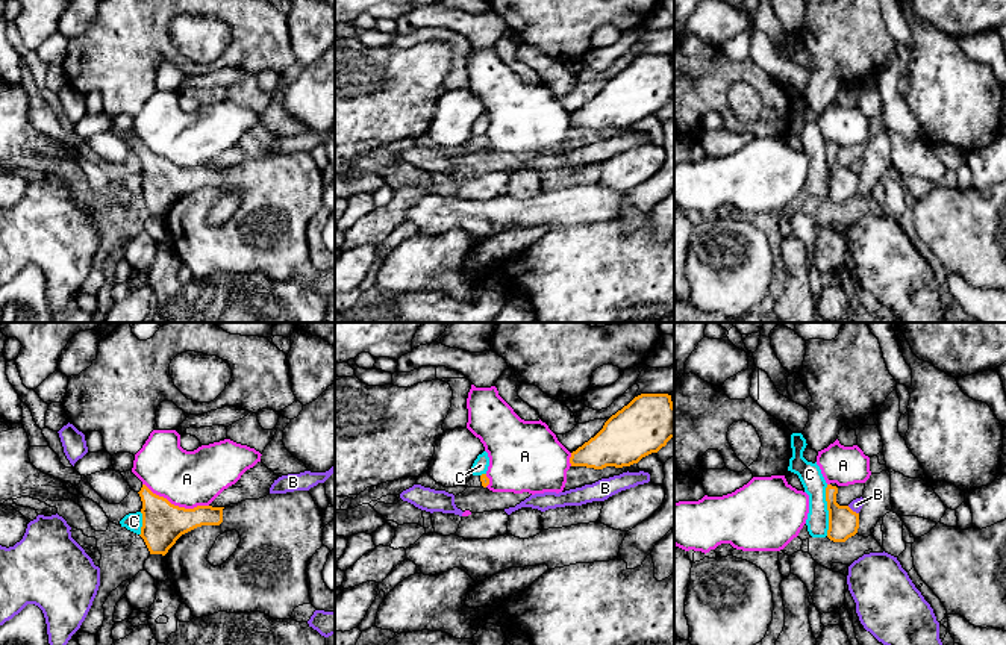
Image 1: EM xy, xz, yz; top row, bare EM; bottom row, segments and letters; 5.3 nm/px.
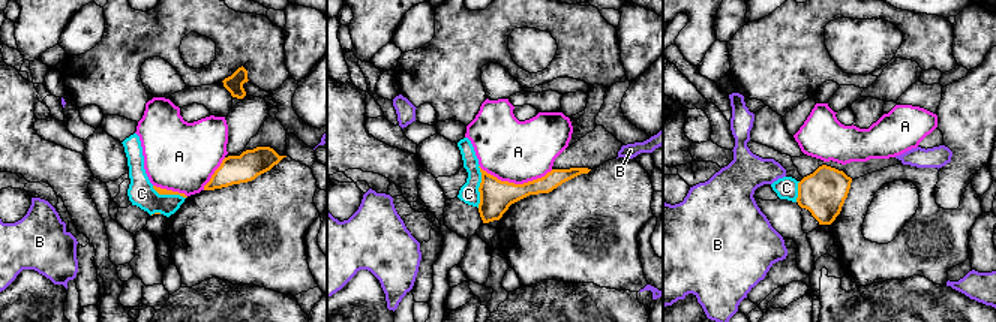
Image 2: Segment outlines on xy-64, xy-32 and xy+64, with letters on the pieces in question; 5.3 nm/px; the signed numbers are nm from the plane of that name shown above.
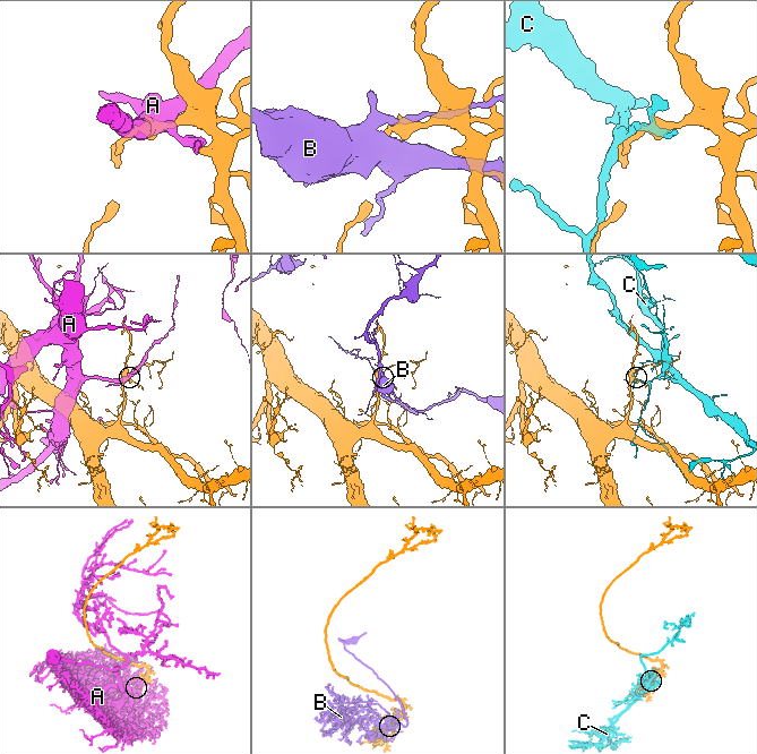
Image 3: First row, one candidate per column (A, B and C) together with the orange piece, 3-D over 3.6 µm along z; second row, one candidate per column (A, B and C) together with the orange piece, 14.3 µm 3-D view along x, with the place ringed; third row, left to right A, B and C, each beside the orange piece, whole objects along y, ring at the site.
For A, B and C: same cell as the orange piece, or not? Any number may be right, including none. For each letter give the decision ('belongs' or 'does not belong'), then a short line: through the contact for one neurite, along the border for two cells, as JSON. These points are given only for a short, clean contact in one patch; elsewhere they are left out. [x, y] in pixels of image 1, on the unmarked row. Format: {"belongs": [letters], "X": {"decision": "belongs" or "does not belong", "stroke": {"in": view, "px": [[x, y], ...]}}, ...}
{"belongs": [], "A": {"decision": "does not belong"}, "B": {"decision": "does not belong"}, "C": {"decision": "does not belong"}}

